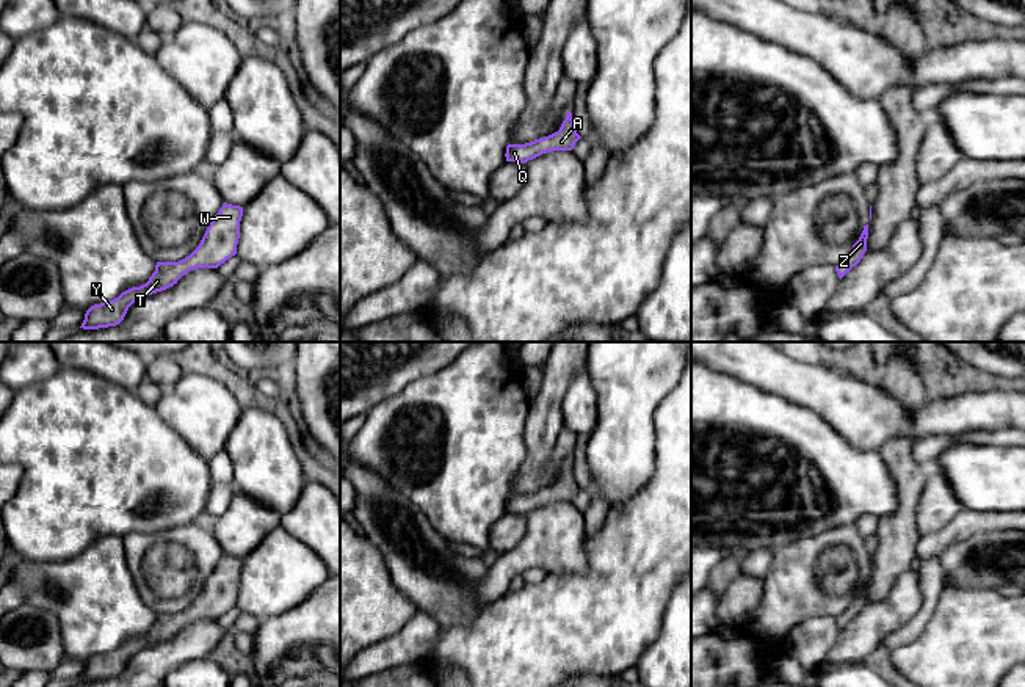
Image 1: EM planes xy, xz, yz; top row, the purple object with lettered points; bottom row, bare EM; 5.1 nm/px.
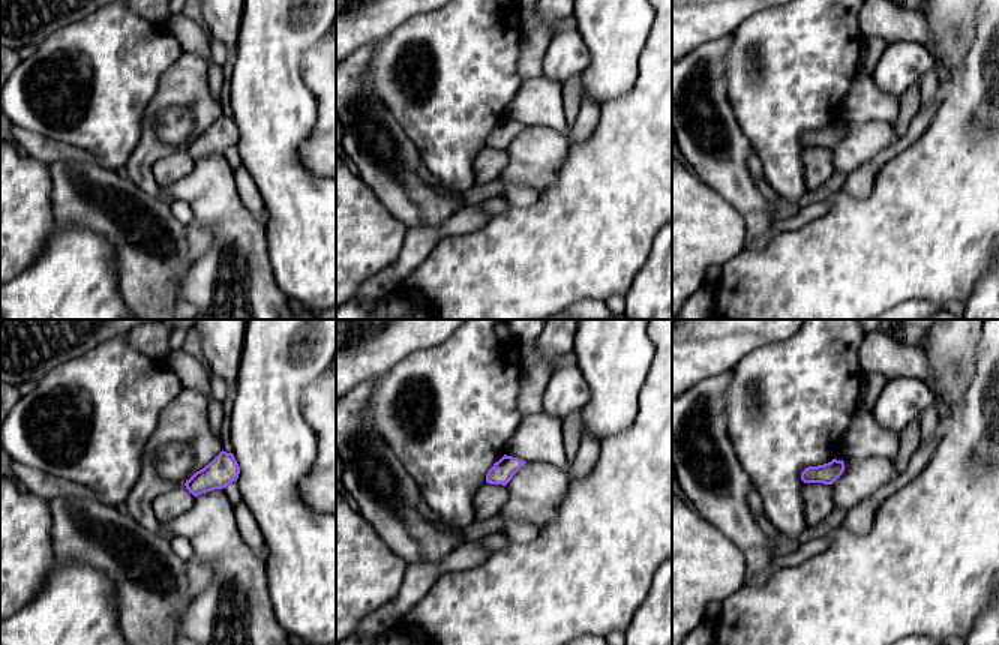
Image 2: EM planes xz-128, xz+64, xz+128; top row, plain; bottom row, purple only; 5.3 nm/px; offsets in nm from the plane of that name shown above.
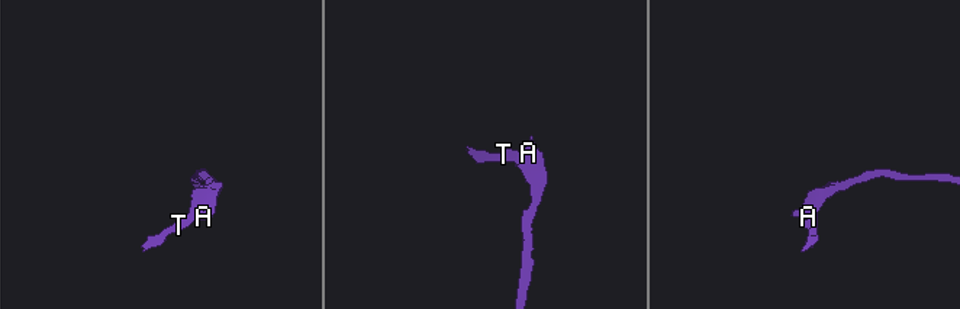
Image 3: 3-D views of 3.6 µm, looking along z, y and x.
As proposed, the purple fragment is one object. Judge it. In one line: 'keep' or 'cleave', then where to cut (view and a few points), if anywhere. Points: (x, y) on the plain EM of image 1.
keep | no cut

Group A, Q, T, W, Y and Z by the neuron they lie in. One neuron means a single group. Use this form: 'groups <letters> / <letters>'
groups A Q T W Y Z

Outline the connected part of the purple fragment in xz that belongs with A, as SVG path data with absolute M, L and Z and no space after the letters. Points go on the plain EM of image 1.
M567 463L567 467L558 483L531 494L508 496L505 508L506 513L527 514L528 511L552 502L572 502L580 489L581 488L577 485L574 477L572 464Z

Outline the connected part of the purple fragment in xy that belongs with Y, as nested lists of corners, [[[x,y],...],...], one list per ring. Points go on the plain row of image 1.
[[[224,554],[208,576],[199,598],[179,613],[157,613],[149,632],[122,643],[118,649],[91,657],[80,679],[99,681],[119,676],[129,659],[152,645],[166,642],[196,620],[218,620],[237,605],[243,558]]]

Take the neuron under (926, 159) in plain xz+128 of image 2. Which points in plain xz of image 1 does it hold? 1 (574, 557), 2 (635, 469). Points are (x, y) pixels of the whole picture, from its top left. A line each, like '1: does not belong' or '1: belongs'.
1: does not belong
2: does not belong

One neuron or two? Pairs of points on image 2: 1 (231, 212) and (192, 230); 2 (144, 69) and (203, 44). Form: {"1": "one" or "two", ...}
{"1": "two", "2": "two"}

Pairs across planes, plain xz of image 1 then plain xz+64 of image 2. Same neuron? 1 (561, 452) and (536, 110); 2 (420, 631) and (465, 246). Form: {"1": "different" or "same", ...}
{"1": "same", "2": "different"}

